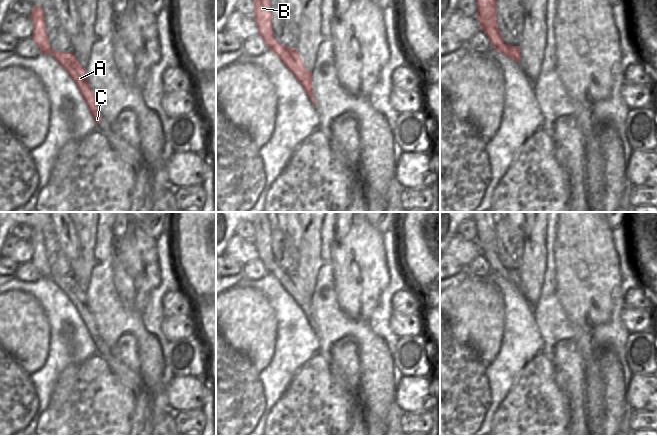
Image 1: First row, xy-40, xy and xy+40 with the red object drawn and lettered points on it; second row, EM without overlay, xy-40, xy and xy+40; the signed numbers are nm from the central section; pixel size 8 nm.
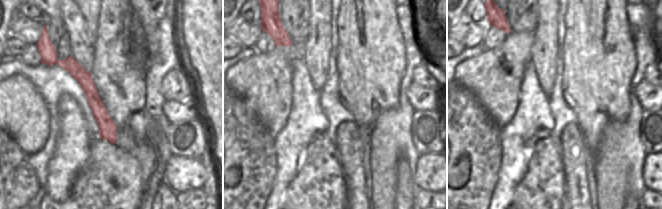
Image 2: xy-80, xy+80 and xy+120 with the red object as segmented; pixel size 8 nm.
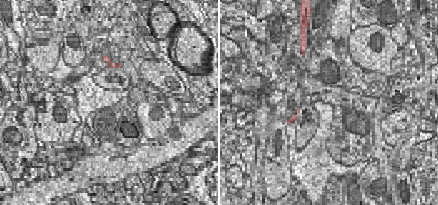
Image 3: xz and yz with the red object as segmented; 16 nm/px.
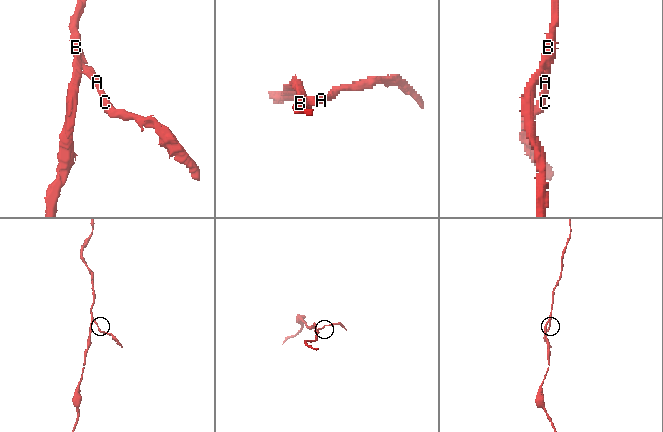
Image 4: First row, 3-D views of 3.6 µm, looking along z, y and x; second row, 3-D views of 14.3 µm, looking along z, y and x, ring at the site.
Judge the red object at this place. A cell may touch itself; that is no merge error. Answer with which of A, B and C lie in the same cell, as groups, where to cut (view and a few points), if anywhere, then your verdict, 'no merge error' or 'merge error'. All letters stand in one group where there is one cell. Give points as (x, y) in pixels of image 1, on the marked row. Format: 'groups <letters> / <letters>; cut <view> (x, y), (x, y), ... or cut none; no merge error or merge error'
groups A C / B; cut xy+40 (512, 46), (510, 49), (492, 47); merge error

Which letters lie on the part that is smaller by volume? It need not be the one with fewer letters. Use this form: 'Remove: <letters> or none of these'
Remove: A, C

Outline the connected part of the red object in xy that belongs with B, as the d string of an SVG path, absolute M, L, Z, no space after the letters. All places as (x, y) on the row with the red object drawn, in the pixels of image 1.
M253 0L254 1L254 19L258 27L258 34L262 37L264 43L268 48L279 46L283 50L287 50L285 46L281 45L274 37L272 31L272 8L270 0Z

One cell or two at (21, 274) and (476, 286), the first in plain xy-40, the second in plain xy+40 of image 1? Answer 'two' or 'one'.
two

